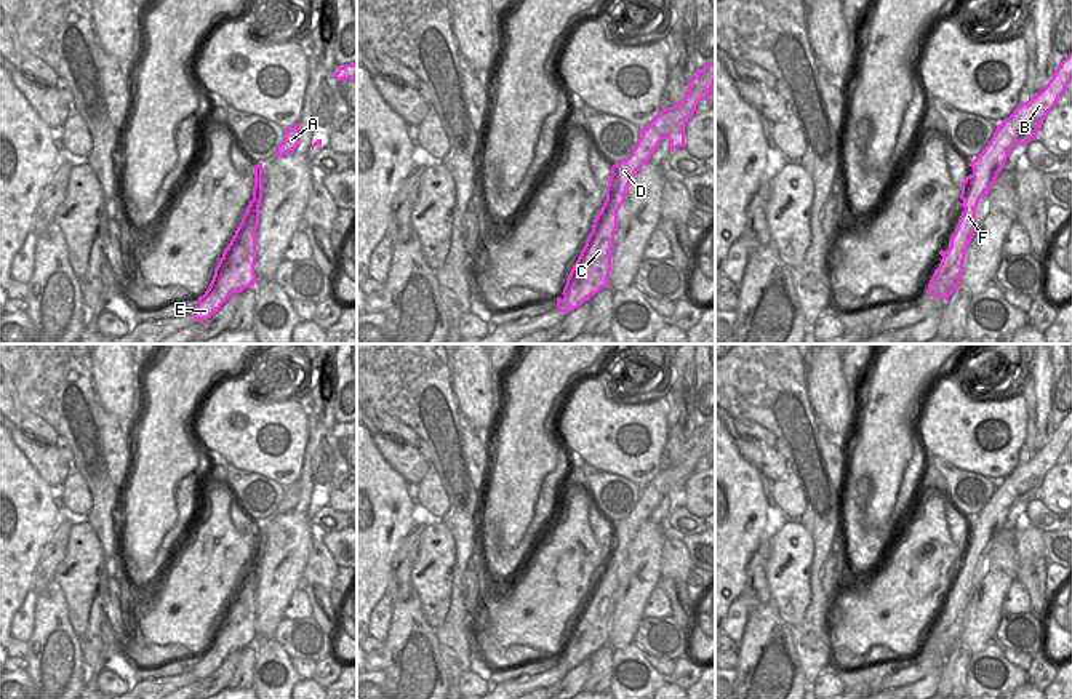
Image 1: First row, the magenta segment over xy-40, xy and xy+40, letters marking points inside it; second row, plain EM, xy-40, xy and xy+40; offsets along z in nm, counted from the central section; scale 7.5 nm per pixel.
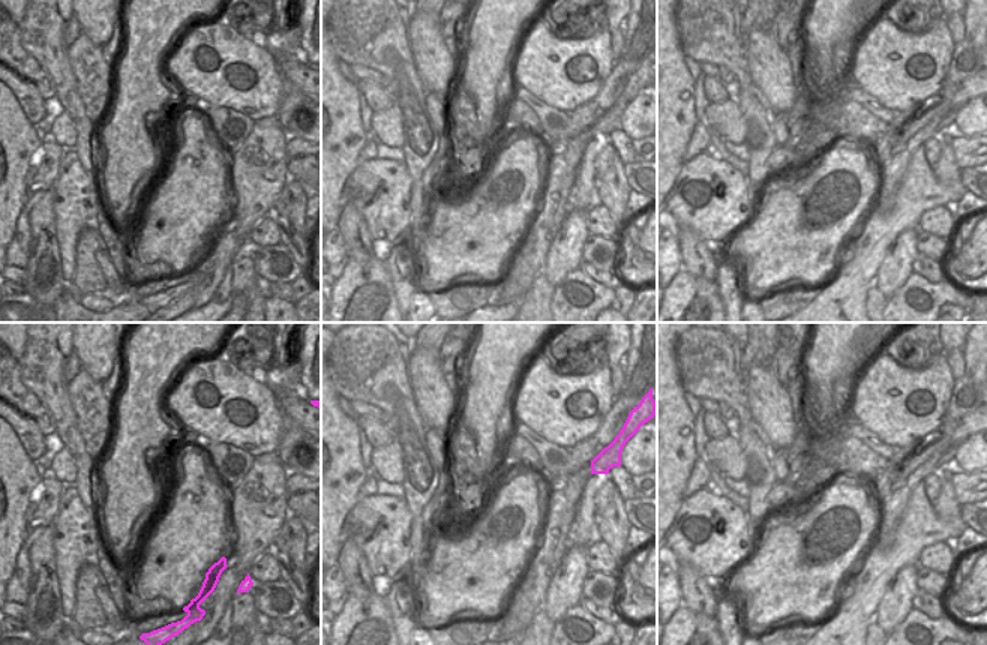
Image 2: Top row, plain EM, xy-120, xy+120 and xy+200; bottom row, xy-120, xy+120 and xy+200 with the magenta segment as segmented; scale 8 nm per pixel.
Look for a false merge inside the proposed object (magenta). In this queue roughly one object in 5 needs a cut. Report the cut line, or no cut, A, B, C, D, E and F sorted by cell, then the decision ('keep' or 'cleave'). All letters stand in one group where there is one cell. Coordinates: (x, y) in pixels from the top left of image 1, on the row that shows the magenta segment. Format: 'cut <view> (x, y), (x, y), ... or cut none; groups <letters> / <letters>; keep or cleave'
cut none; groups A B C D E F; keep

